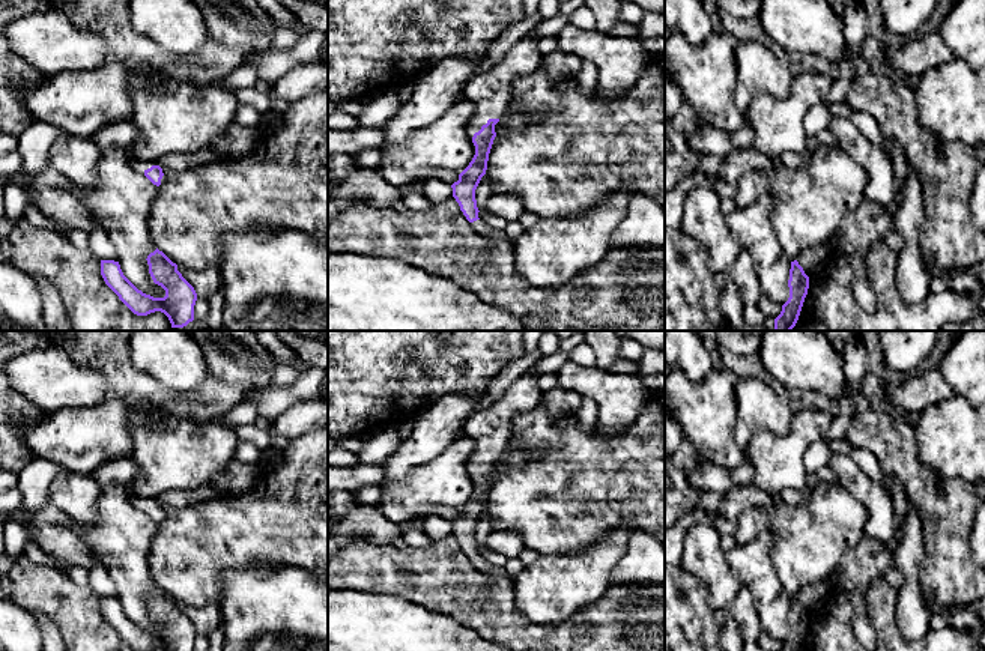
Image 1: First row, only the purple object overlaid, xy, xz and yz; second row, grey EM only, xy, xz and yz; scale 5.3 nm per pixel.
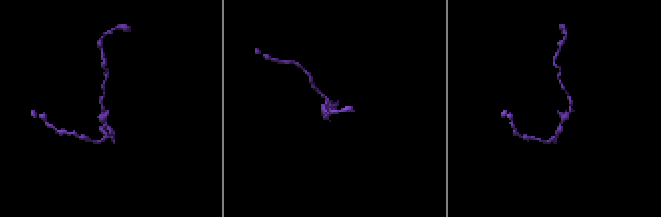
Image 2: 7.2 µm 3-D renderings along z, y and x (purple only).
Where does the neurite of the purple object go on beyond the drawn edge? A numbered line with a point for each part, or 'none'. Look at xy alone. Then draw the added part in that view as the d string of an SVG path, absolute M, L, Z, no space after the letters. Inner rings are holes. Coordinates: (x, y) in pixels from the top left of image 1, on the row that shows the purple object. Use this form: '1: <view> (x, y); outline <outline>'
1: xy (140, 166); outline M131 158L131 165L141 174L144 174L144 171L147 168L150 168L152 165L158 165L156 161L141 161L141 159L137 159L137 158Z

